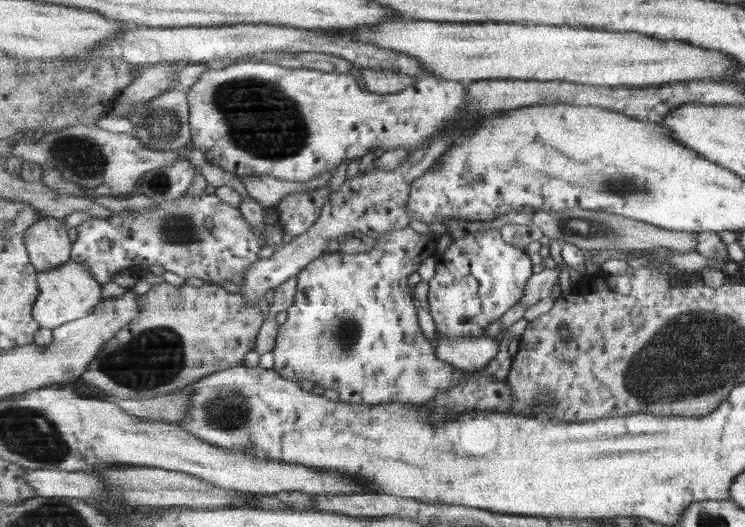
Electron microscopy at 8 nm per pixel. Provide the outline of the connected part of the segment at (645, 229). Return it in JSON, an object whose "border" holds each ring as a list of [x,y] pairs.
{"border":[[[572,208],[572,210],[541,211],[534,216],[533,224],[540,226],[543,232],[551,240],[563,240],[574,244],[579,249],[585,250],[613,250],[622,248],[623,250],[637,249],[639,252],[646,248],[670,248],[675,252],[691,253],[696,252],[699,246],[698,233],[687,233],[677,230],[666,230],[657,228],[653,224],[637,222],[637,220],[627,220],[619,218],[613,214],[613,220],[609,216],[604,216],[601,211],[590,211],[583,208]]]}

